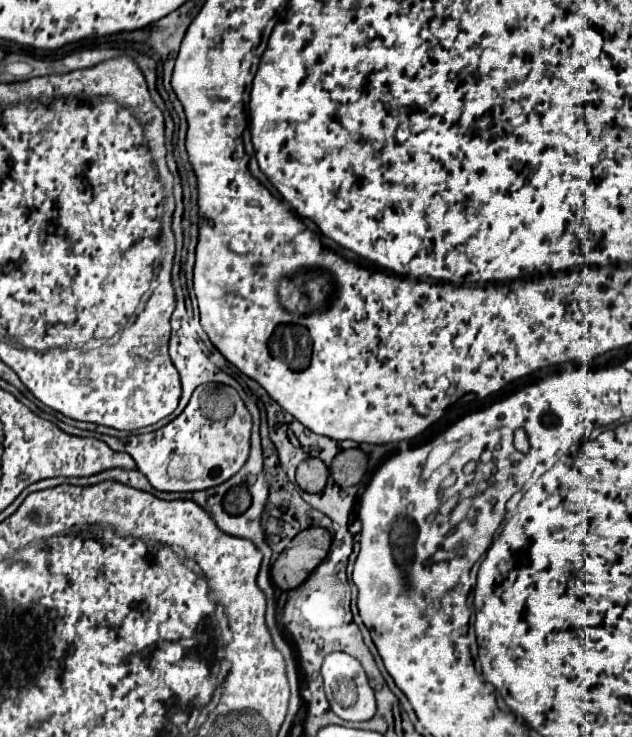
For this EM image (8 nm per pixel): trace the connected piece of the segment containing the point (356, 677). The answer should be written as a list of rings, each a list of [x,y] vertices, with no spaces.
[[[347,653],[327,655],[323,661],[323,667],[321,667],[321,675],[325,679],[327,701],[331,703],[331,709],[335,715],[339,715],[345,721],[369,721],[375,717],[375,711],[377,711],[375,695],[367,683],[361,663],[355,657],[347,655]]]

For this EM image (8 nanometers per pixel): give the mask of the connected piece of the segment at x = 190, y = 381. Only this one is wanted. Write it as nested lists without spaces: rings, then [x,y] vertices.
[[[177,291],[177,309],[173,313],[173,321],[175,323],[175,331],[173,331],[173,337],[171,337],[171,345],[169,345],[169,353],[171,353],[171,361],[173,365],[177,367],[179,375],[181,375],[181,383],[183,383],[183,395],[181,395],[181,401],[179,401],[179,409],[175,411],[175,415],[179,415],[183,411],[183,407],[187,405],[189,397],[193,395],[193,391],[199,387],[199,385],[205,385],[205,383],[217,383],[217,373],[221,371],[217,365],[213,365],[209,361],[209,357],[205,355],[203,347],[211,347],[207,337],[201,333],[201,329],[195,329],[189,321],[189,315],[187,315],[187,309],[185,309],[185,303],[183,303],[183,291]]]

